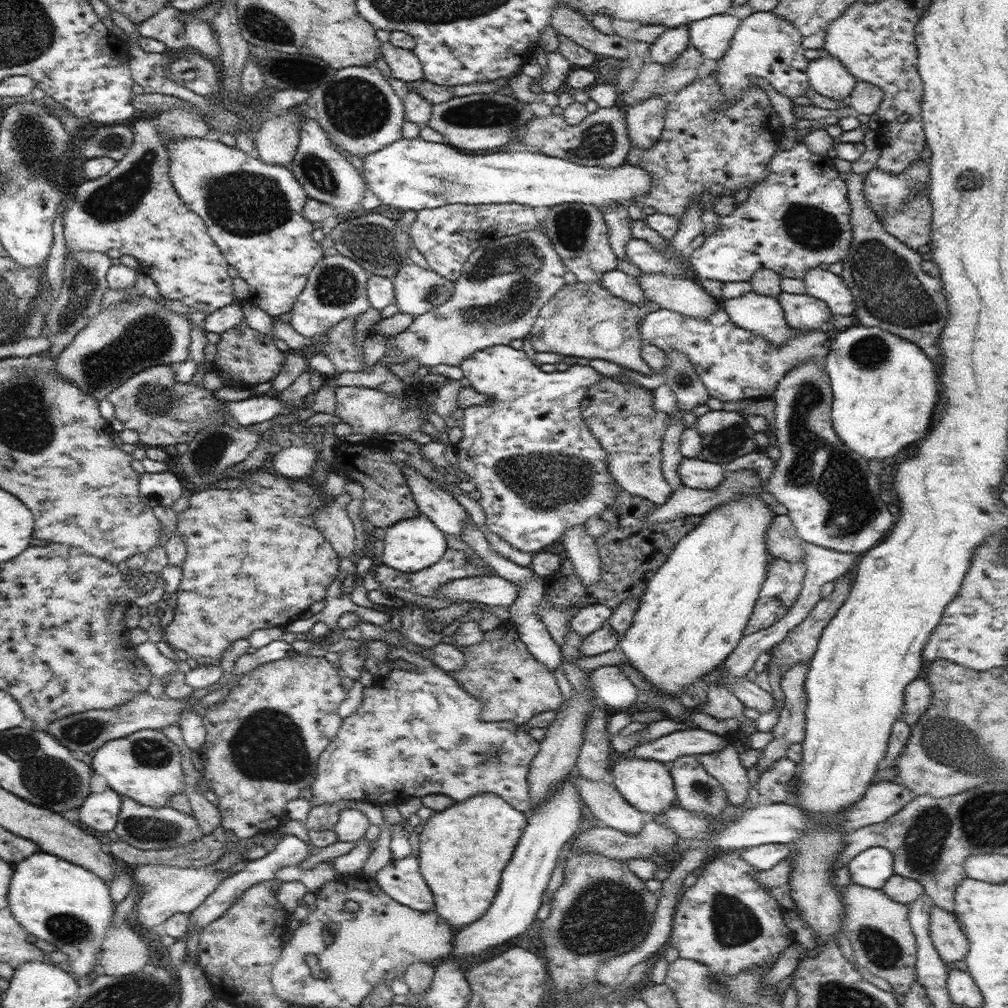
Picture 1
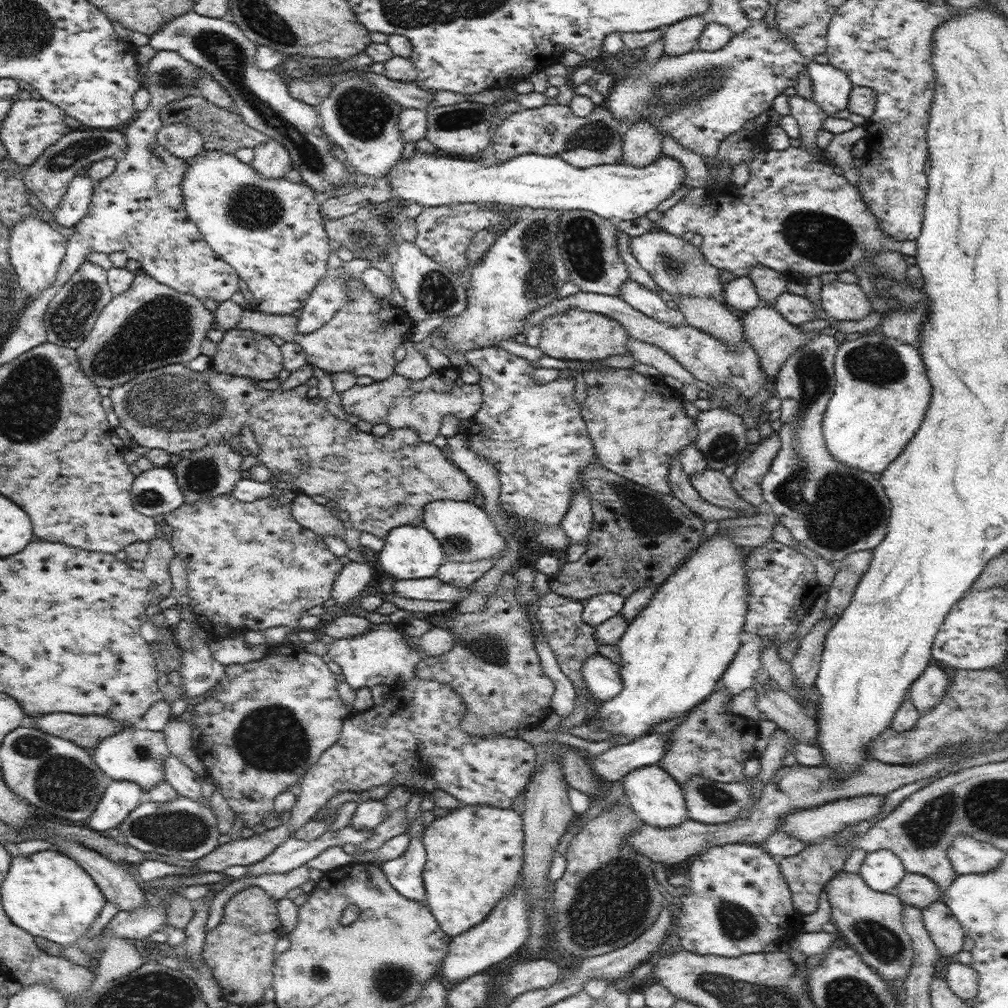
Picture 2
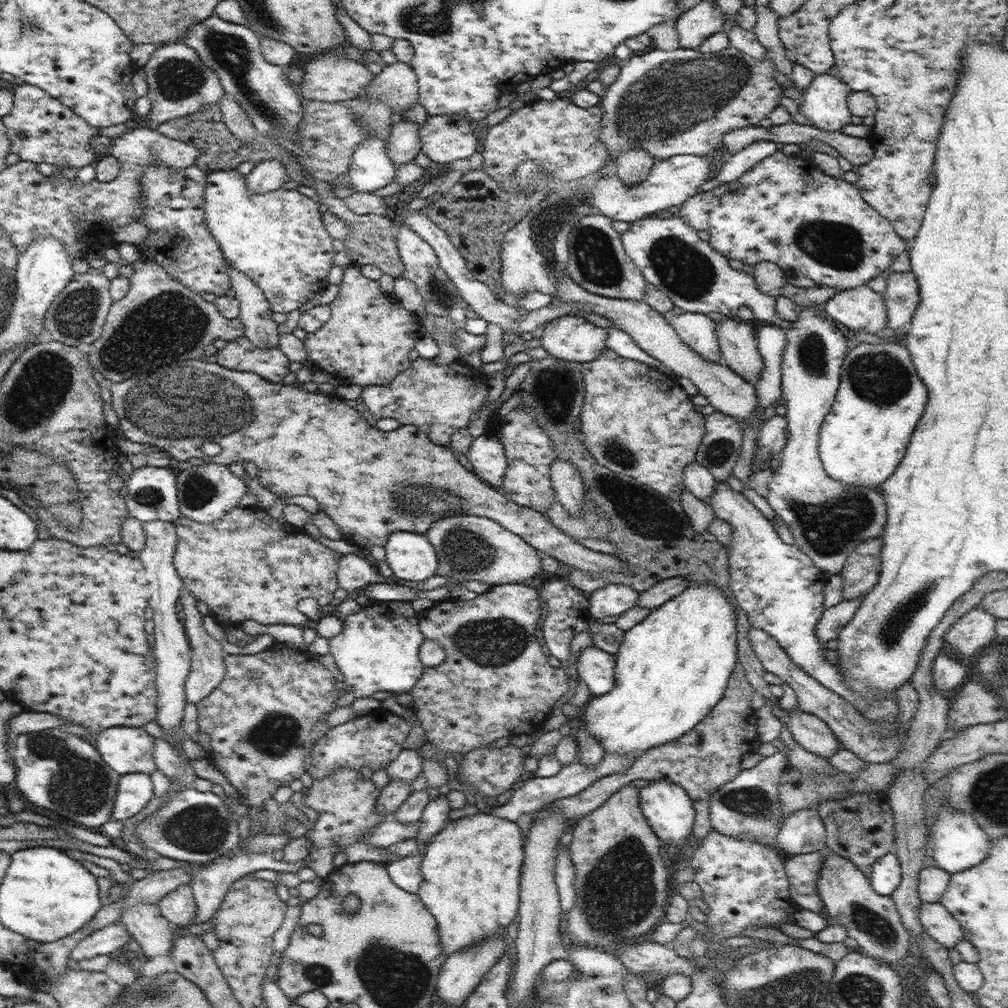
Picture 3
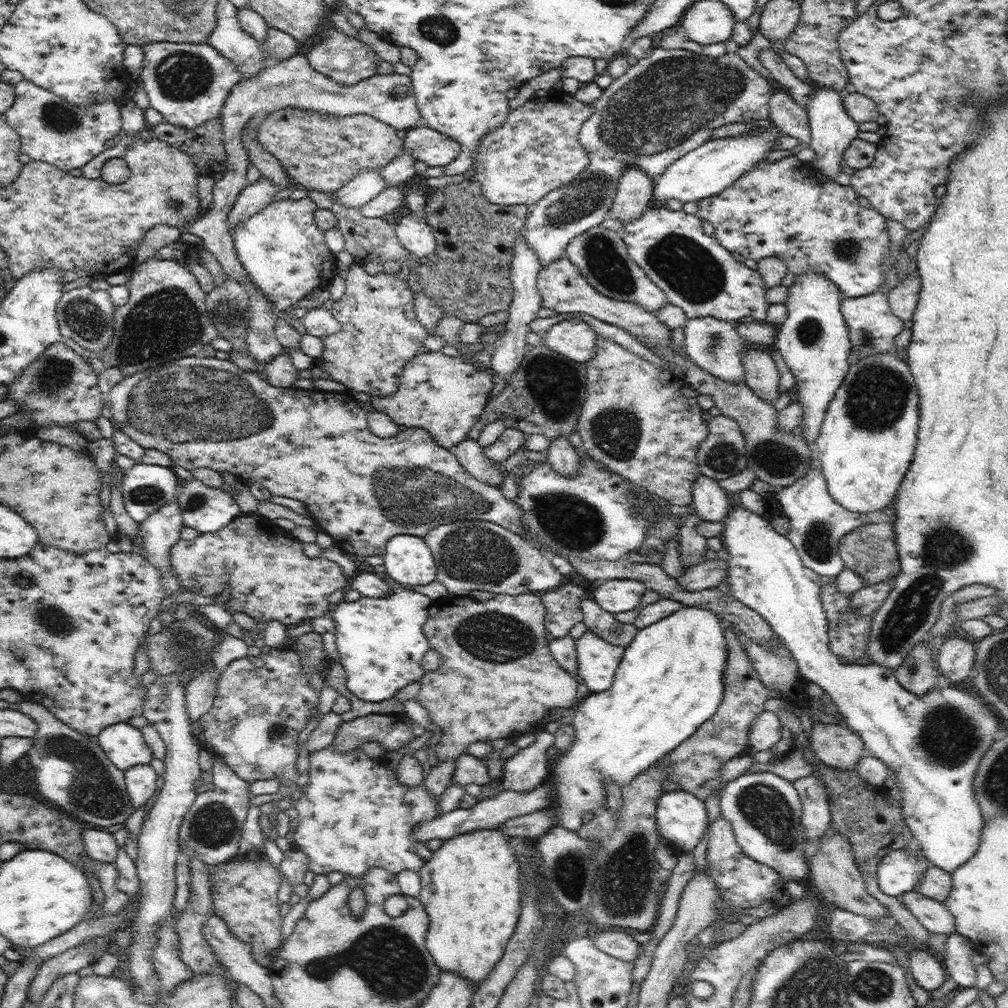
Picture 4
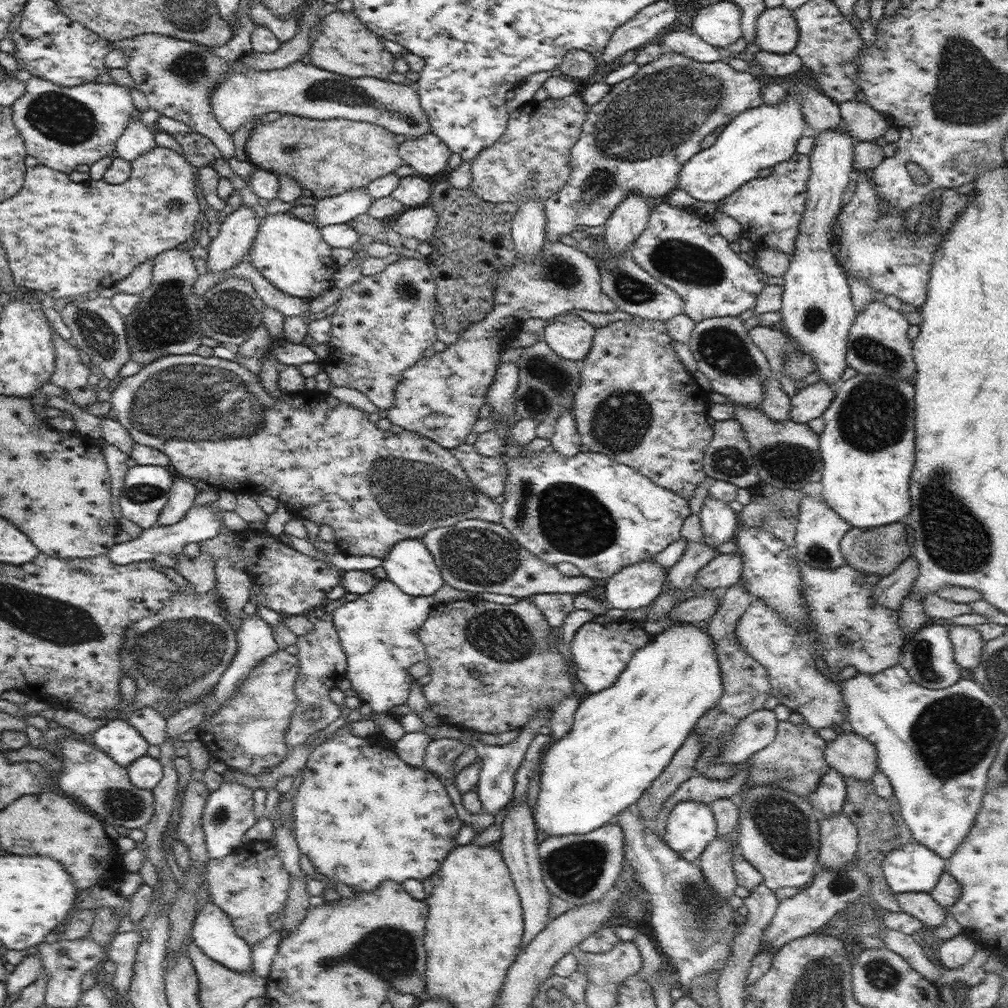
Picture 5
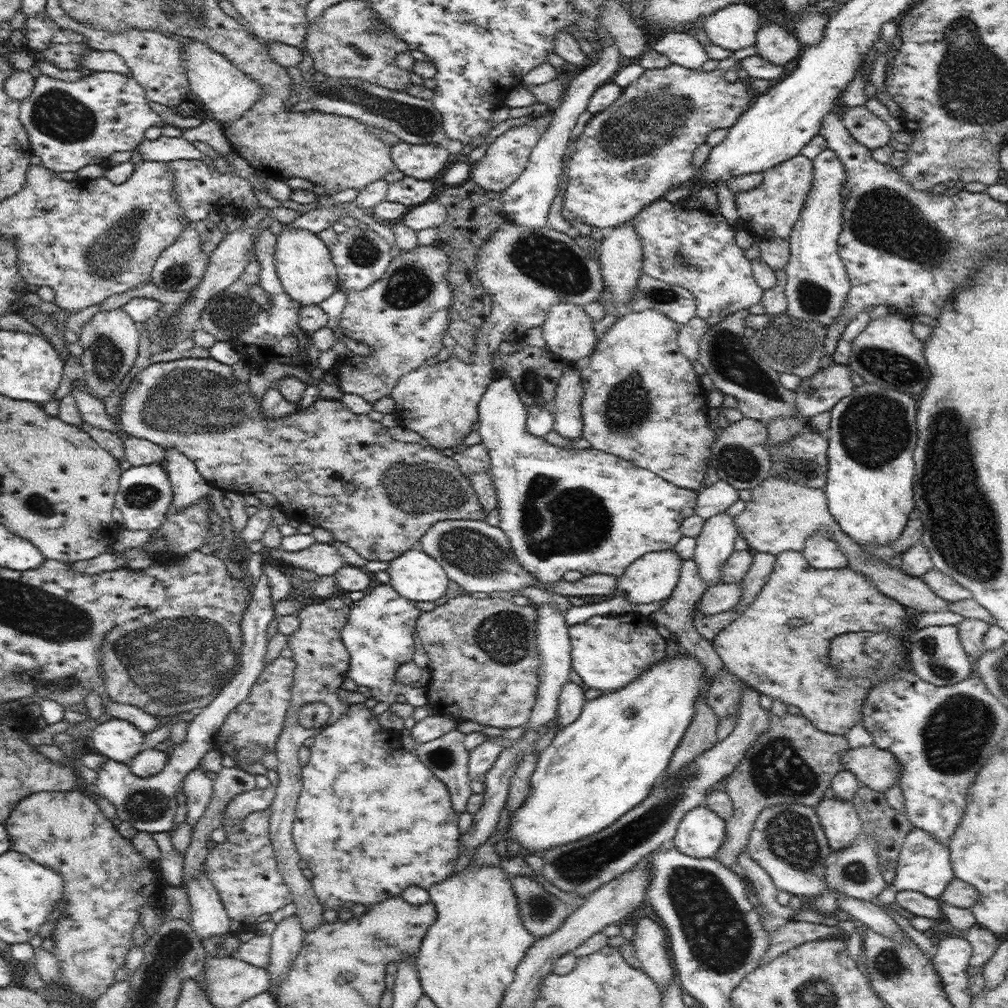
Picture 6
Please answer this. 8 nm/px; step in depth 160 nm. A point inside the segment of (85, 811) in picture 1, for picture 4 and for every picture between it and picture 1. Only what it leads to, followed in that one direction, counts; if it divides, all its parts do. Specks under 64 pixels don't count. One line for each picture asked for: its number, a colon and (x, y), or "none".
2: (121, 797)
3: (135, 790)
4: (142, 782)

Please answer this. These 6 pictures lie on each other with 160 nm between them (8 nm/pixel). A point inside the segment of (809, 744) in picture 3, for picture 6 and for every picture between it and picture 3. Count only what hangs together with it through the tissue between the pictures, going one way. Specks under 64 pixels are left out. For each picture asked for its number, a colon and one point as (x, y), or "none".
4: (837, 745)
5: (850, 754)
6: (879, 769)

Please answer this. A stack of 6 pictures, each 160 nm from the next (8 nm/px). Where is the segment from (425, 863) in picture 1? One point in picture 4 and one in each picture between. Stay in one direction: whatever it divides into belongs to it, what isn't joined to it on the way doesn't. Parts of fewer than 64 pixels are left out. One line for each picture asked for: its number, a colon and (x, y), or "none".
2: (475, 854)
3: (471, 869)
4: (470, 888)

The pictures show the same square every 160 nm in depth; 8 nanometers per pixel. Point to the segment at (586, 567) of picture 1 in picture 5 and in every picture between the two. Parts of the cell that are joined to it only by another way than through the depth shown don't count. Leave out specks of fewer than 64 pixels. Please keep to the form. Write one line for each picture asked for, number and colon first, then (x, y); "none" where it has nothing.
2: (577, 521)
3: (568, 487)
4: (563, 455)
5: (566, 439)

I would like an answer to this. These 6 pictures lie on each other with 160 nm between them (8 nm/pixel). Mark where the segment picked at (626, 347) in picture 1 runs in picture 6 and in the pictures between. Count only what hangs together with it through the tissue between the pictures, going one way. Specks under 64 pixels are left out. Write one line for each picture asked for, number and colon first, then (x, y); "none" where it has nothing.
2: (579, 335)
3: (571, 338)
4: (573, 338)
5: (571, 337)
6: (568, 331)

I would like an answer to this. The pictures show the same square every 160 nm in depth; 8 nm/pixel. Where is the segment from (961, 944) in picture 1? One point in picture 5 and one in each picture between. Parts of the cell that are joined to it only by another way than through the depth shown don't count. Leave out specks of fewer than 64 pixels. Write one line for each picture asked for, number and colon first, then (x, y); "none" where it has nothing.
2: (943, 927)
3: (936, 920)
4: (934, 915)
5: (921, 905)

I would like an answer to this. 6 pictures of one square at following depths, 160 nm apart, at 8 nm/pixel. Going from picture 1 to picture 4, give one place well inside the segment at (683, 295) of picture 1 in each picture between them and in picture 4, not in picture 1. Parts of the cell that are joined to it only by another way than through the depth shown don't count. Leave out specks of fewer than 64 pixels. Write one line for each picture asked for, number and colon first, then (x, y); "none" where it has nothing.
2: (717, 318)
3: (738, 348)
4: (761, 376)

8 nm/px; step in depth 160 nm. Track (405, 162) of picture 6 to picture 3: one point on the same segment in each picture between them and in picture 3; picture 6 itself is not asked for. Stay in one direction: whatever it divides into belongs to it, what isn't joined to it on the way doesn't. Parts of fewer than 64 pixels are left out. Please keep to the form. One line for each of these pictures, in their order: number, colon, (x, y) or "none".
3: (444, 138)
4: (424, 143)
5: (426, 154)

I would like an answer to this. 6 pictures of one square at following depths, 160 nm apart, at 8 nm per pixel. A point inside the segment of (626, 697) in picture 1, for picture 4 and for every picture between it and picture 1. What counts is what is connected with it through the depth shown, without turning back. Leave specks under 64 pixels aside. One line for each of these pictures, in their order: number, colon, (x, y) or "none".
2: (601, 675)
3: (596, 667)
4: (598, 660)

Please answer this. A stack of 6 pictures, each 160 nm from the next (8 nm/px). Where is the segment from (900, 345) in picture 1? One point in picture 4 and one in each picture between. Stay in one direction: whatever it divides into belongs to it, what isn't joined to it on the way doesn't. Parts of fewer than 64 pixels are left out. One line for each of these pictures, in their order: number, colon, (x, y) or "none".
2: (881, 394)
3: (863, 438)
4: (867, 440)

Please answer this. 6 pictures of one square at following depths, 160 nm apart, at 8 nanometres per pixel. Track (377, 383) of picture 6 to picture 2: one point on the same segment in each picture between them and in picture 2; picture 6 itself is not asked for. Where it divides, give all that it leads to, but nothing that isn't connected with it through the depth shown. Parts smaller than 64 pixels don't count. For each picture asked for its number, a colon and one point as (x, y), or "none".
2: (360, 339)
3: (367, 340)
4: (379, 332)
5: (384, 322)

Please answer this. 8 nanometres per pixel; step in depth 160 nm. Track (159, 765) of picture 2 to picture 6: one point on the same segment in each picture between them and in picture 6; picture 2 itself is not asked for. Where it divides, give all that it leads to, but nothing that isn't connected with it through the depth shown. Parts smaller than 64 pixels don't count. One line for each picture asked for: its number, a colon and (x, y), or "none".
3: (126, 749)
4: (124, 744)
5: (117, 738)
6: (119, 740)

